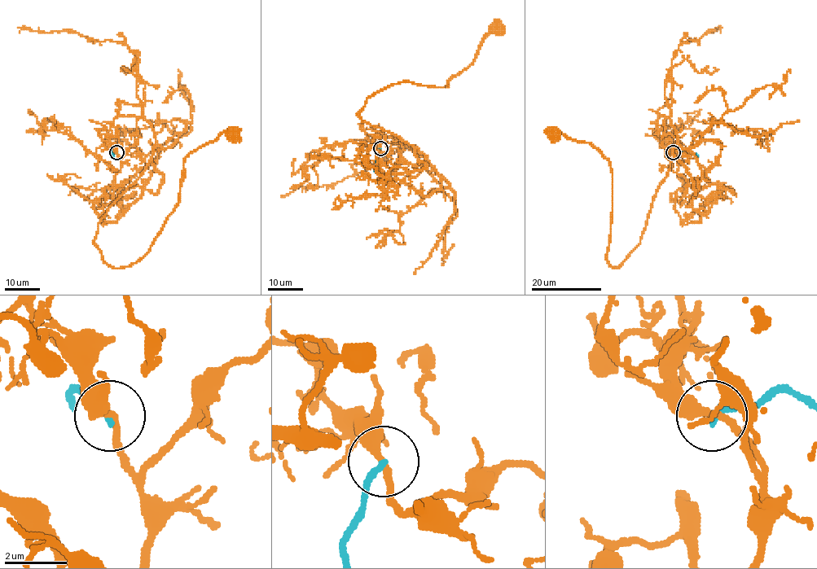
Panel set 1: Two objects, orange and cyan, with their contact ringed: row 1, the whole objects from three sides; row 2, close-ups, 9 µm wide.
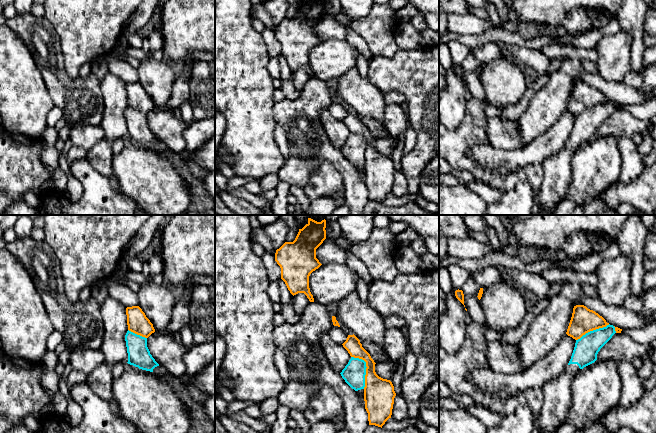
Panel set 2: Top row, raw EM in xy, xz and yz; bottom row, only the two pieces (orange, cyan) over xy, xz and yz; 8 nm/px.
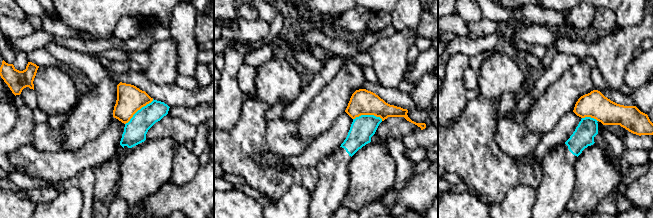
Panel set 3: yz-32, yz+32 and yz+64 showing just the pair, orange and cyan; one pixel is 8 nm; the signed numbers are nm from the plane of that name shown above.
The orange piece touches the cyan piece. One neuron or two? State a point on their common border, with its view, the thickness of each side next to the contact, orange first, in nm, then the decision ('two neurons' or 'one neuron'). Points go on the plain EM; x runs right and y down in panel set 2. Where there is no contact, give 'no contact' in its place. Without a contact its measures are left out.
contact xz (366, 144); calibres 240 and 180 nm; two neurons

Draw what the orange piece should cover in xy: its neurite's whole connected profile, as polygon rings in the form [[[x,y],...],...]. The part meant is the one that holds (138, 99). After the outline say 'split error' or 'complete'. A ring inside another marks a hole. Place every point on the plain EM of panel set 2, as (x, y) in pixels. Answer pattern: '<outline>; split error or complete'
[[[139,82],[127,83],[126,91],[129,107],[145,114],[155,108],[153,100]]]; complete

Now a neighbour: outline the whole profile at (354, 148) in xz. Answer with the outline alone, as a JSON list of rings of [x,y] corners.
[[[351,133],[340,150],[352,165],[358,167],[365,163],[366,144],[364,136]]]

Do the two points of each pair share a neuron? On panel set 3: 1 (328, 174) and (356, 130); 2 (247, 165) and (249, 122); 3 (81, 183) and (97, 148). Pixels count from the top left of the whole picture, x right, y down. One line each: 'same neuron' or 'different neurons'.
1: same neuron
2: same neuron
3: different neurons

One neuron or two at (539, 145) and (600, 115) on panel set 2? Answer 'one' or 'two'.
two

